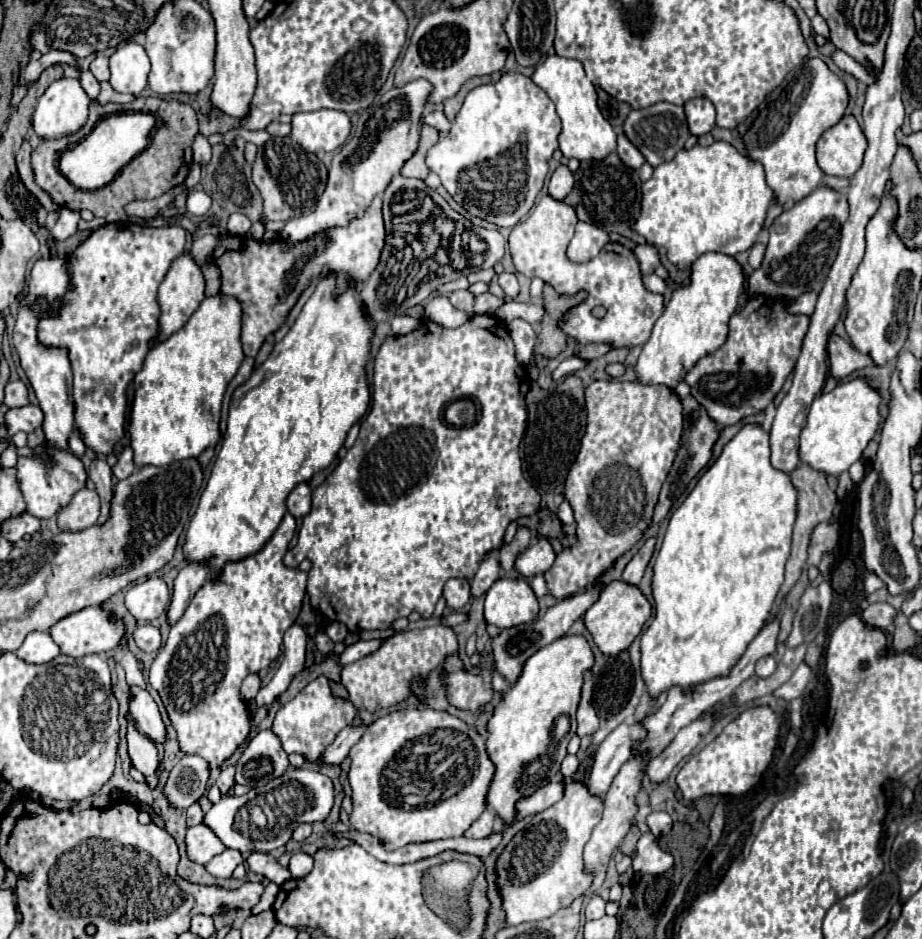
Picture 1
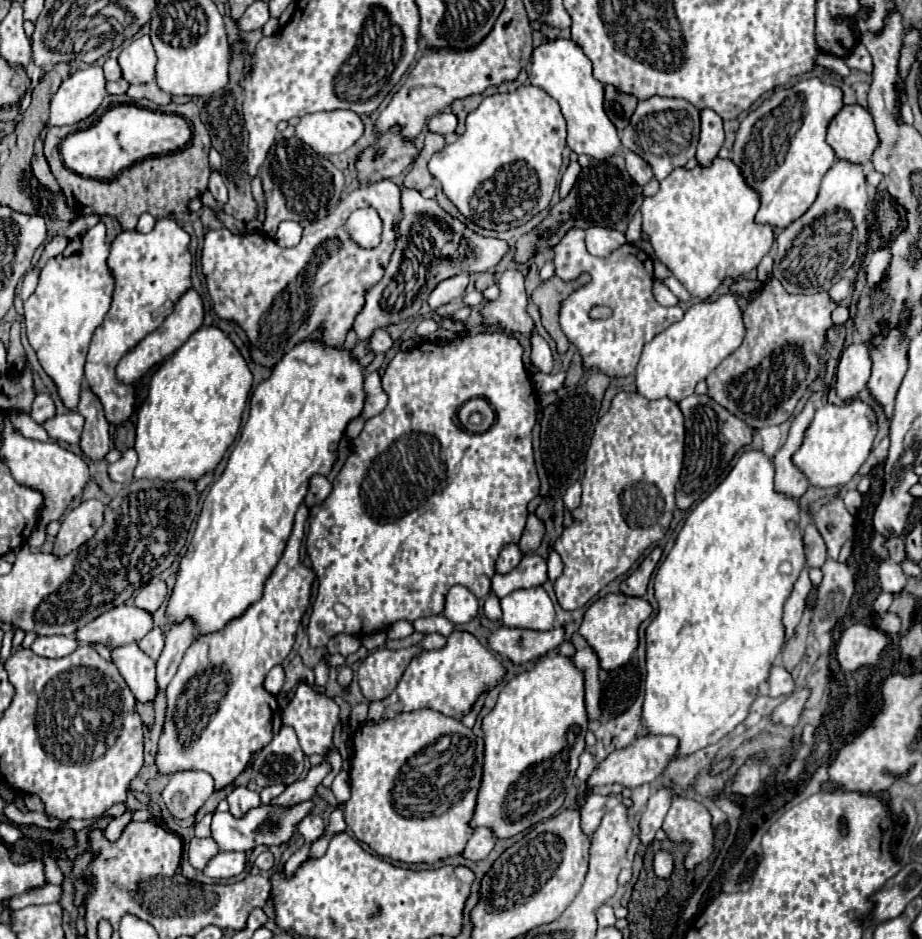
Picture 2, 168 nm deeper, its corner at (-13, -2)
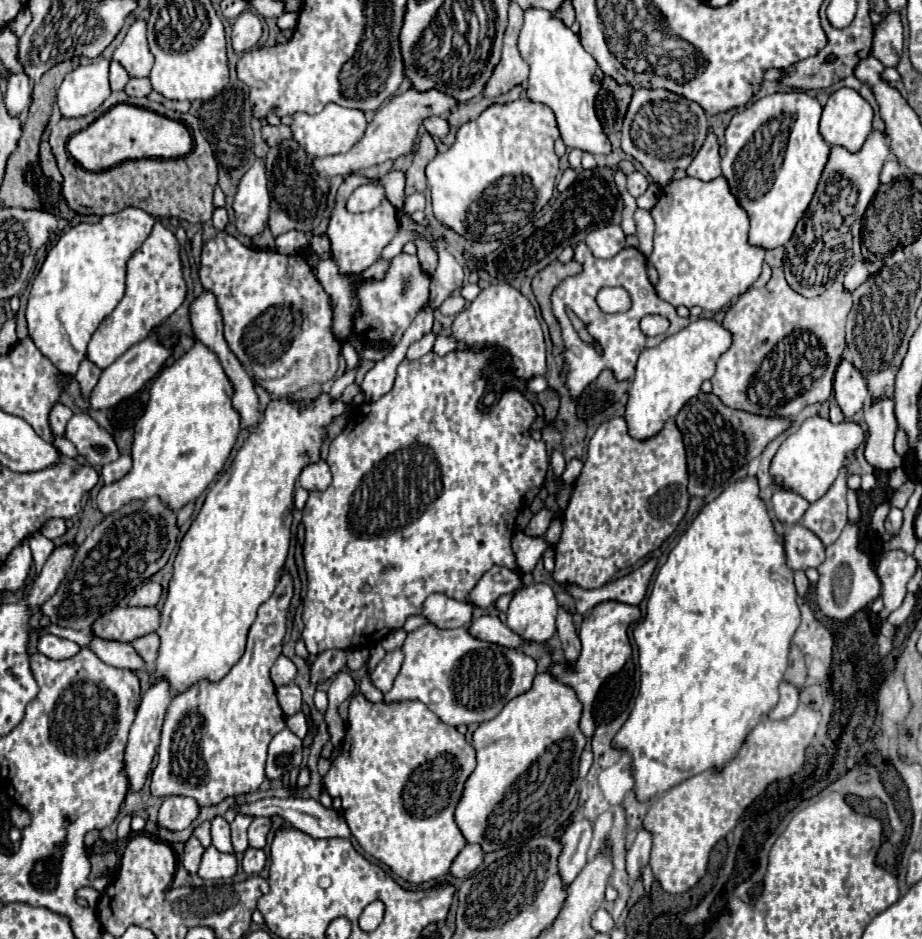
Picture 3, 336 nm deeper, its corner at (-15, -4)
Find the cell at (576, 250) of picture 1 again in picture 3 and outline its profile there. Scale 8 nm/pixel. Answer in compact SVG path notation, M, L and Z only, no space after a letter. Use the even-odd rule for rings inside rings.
M604 226L586 236L586 244L596 258L612 258L626 248L626 236L620 226Z

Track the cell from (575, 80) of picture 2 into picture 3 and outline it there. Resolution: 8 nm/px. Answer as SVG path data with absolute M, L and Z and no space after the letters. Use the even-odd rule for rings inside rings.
M530 8L524 12L524 26L518 38L518 50L530 66L528 98L542 102L556 114L558 130L568 148L578 148L594 156L612 152L612 144L596 116L596 96L602 84L602 70L598 62L584 50L580 38L564 26L560 18L546 10Z

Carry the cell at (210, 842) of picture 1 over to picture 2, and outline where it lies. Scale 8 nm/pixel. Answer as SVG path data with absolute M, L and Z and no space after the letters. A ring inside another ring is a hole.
M192 838L188 846L188 860L196 870L202 870L206 862L218 854L218 846L214 846L212 838Z

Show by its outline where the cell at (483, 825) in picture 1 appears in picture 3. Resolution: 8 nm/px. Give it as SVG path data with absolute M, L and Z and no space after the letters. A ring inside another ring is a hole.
M466 844L464 850L452 862L450 872L456 878L468 878L482 862L484 862L484 850L478 844Z

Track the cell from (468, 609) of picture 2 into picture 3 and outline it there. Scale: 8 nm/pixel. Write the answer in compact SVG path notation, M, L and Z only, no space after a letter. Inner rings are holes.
M430 594L424 602L422 614L438 628L460 628L472 622L474 604L468 600L452 600L444 594Z

